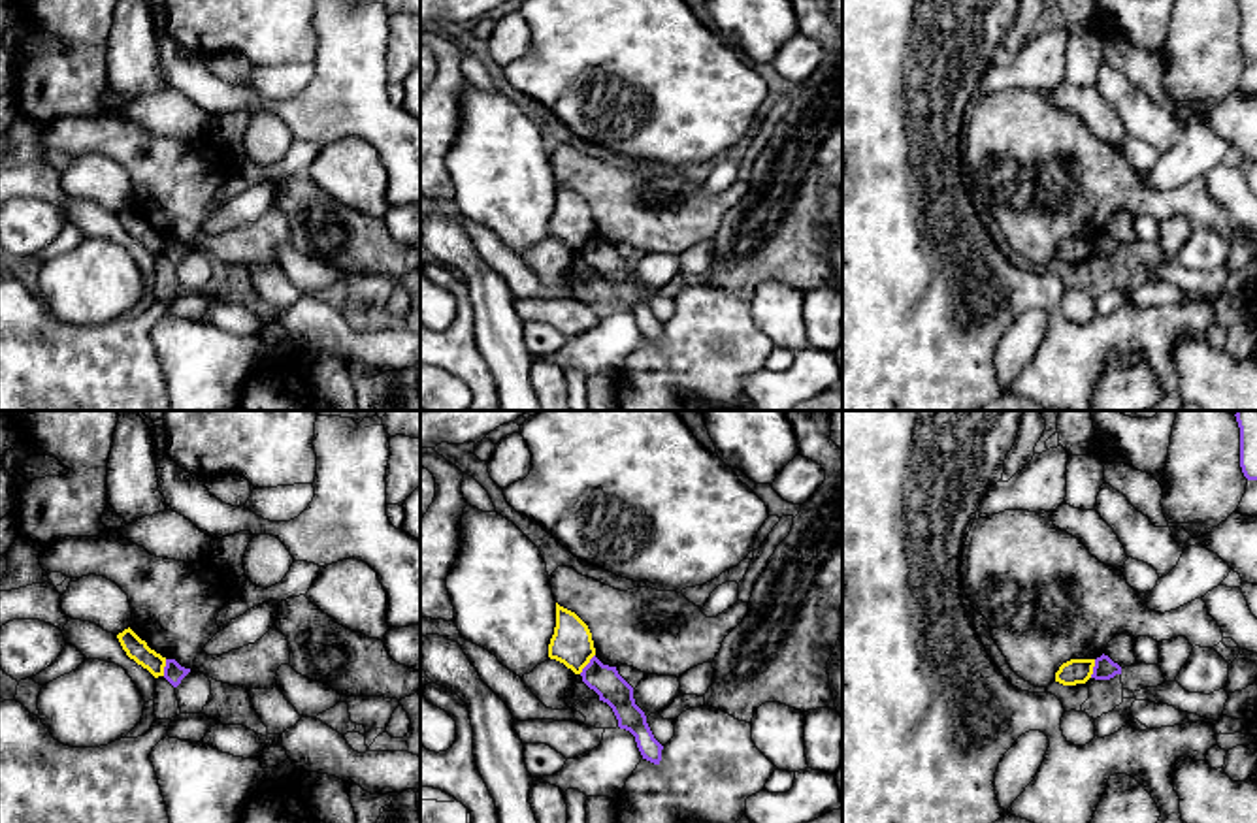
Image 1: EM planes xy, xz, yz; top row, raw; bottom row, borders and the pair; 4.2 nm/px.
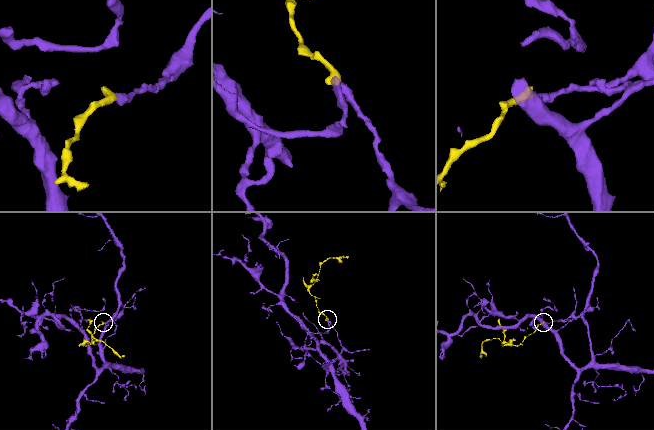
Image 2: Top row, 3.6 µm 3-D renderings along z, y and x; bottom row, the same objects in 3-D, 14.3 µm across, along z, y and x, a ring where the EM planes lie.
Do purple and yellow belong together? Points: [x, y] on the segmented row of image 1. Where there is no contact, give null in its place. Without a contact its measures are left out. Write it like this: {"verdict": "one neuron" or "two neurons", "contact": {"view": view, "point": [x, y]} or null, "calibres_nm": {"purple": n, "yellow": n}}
{"verdict": "two neurons", "contact": {"view": "xz", "point": [588, 663]}, "calibres_nm": {"purple": 130, "yellow": 180}}

